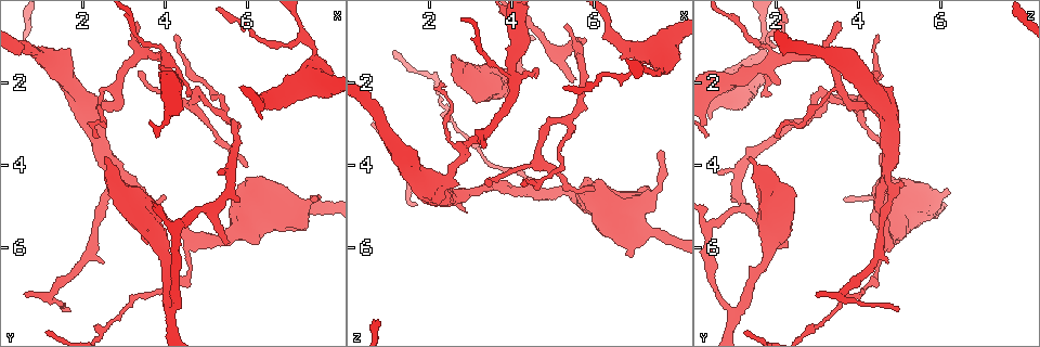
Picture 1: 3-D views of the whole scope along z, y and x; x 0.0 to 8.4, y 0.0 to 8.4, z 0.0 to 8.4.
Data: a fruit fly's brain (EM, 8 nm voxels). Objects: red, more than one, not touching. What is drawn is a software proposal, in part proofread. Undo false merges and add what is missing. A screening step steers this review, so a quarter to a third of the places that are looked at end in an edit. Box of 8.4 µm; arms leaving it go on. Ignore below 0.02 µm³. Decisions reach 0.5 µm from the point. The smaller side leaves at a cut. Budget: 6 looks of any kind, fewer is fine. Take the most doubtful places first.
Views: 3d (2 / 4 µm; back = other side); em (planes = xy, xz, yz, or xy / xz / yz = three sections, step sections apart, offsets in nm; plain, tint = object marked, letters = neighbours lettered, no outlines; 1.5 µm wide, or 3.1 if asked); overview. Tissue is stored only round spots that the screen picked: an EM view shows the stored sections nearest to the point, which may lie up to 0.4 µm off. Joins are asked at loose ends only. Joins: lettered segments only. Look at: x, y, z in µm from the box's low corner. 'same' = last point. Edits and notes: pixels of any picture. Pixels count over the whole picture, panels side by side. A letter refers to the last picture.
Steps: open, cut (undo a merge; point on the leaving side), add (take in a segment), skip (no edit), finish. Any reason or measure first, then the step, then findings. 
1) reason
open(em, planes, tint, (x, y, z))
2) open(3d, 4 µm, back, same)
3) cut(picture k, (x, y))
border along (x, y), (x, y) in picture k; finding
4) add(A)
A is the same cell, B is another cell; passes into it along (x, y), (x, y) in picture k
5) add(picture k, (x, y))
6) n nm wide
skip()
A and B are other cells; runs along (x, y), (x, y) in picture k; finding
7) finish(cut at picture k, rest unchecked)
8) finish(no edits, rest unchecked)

two arms in line, one across
open(3d, 2 µm, (4.05, 7.55, 1.05))

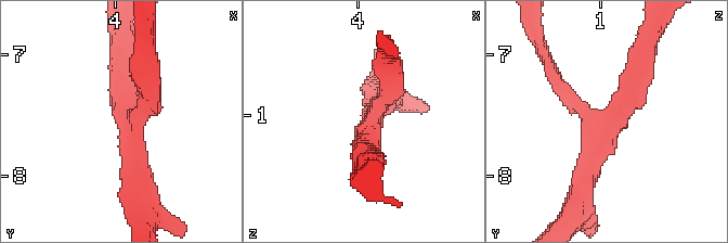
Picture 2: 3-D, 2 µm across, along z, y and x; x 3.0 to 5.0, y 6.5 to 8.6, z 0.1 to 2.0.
3 arms
open(em, planes, plain, (4.12, 7.50, 1.08))

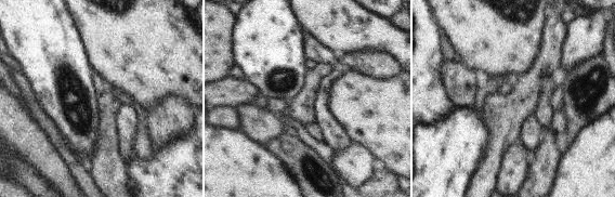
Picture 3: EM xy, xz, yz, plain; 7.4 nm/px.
see the neighbours
open(em, planes, letters, same)

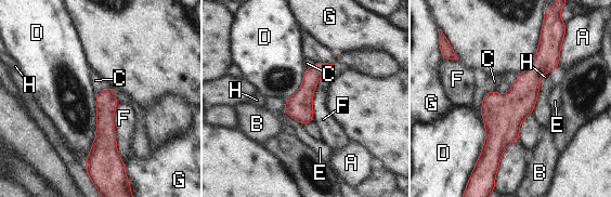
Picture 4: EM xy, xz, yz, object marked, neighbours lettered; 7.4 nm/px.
190 nm wide
skip()
A, B, C, D, E, F, G and H are other cells; border along (117, 104), (115, 143), (124, 162) in picture 4; continuous, no second neuron

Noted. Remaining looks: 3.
thick turns thin
open(3d, 2 µm, back, (4.60, 5.80, 4.70))

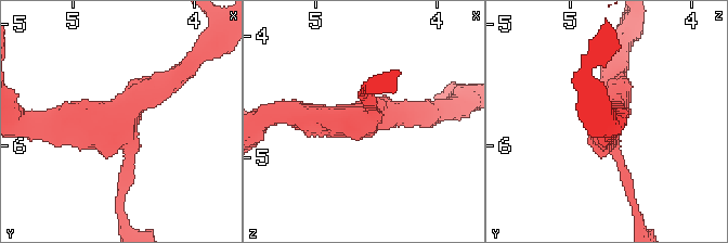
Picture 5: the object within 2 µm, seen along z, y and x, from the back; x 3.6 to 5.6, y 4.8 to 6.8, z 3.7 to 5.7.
3 arms
open(em, planes, letters, (4.64, 5.76, 4.70))

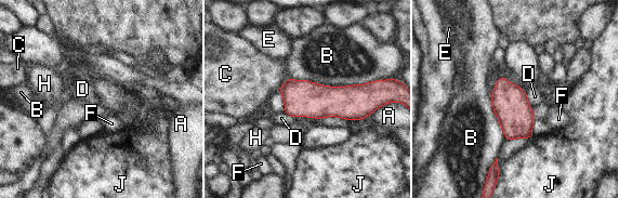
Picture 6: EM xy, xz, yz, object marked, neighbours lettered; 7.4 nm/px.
260 nm wide
skip()
A, B, C, D, E, F, H and J are other cells; border along (285, 111), (292, 116), (317, 119) in picture 6; all the same neuron

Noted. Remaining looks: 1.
finish(no edits, rest unchecked)

